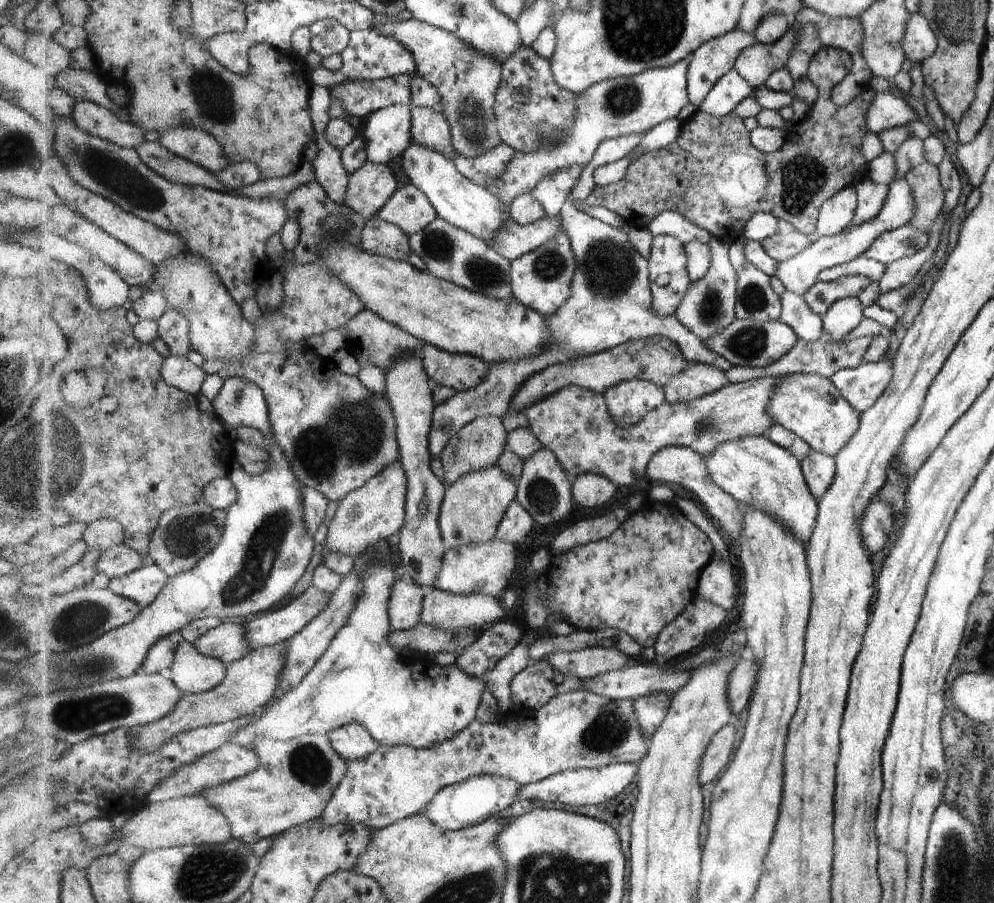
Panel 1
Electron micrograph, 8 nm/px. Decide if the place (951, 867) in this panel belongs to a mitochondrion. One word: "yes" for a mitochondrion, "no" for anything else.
yes

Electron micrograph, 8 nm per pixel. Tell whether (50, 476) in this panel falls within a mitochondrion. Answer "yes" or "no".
yes

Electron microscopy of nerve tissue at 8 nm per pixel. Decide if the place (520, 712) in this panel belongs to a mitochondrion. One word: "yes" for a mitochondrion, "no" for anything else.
no

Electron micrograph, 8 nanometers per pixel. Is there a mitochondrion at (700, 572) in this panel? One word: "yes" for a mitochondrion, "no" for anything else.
no

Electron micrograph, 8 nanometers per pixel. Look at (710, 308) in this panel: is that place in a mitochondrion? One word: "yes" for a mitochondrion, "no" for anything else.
yes

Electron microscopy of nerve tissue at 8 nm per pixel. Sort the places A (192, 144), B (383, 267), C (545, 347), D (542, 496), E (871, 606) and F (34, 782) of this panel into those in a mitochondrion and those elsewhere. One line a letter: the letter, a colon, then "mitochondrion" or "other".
A: mitochondrion
B: other
C: other
D: mitochondrion
E: other
F: other

